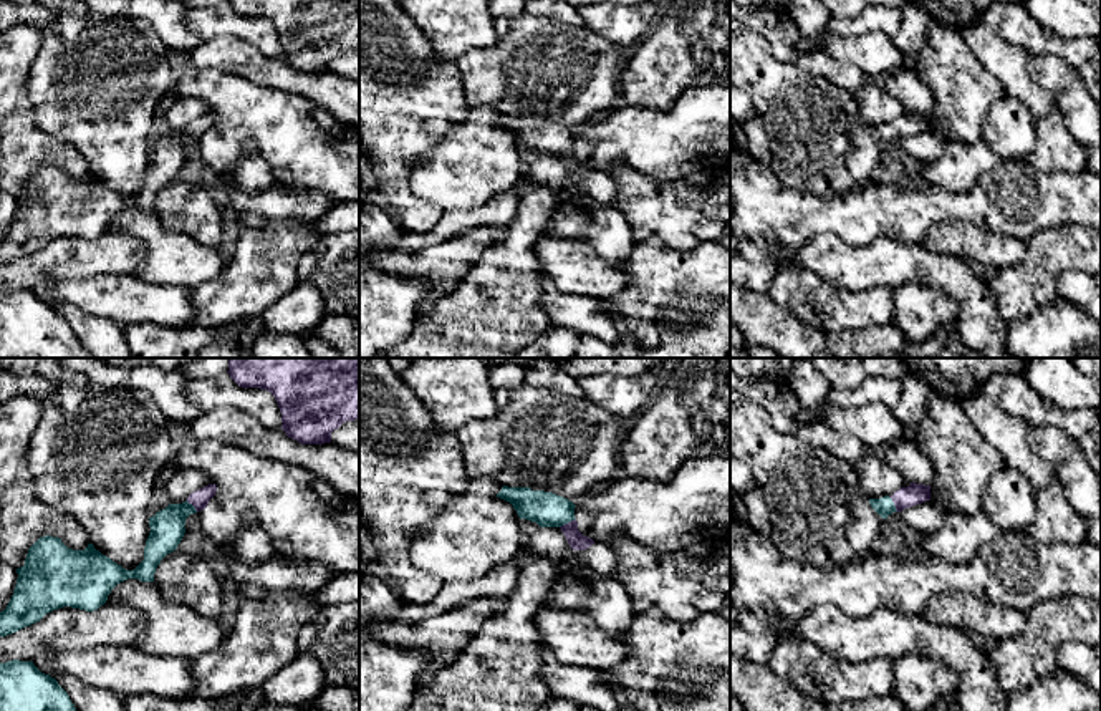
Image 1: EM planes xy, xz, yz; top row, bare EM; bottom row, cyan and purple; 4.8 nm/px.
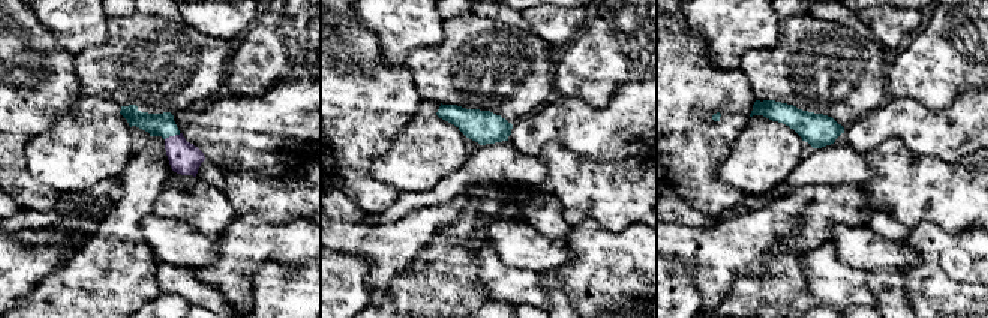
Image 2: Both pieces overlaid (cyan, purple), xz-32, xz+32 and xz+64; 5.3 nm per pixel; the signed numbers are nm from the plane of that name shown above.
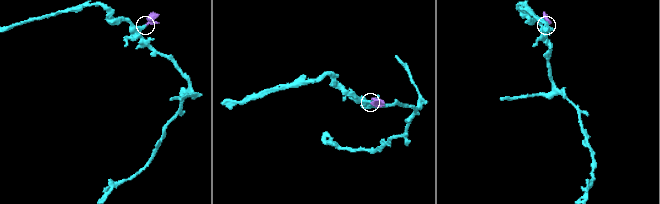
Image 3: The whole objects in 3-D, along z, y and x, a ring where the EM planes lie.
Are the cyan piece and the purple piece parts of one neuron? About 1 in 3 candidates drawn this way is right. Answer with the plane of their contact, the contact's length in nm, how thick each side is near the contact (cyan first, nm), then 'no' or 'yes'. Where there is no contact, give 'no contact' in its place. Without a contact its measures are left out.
contact in xz; length 90 nm; calibres 170 and 90 nm; yes

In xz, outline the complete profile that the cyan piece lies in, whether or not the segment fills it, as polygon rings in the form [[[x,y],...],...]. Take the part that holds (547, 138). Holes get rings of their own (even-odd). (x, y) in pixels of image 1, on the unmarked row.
[[[503,114],[497,126],[510,131],[520,148],[536,151],[540,156],[560,156],[573,179],[586,179],[594,172],[578,159],[576,134],[561,124]]]

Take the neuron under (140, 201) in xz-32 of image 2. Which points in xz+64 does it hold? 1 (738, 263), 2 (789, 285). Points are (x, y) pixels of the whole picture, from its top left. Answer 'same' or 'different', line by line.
1: different
2: same

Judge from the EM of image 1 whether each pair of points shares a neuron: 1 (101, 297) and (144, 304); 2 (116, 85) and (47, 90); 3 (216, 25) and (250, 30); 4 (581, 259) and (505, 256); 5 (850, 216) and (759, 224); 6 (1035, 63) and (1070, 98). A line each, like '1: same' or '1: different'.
1: same
2: same
3: same
4: different
5: same
6: same

